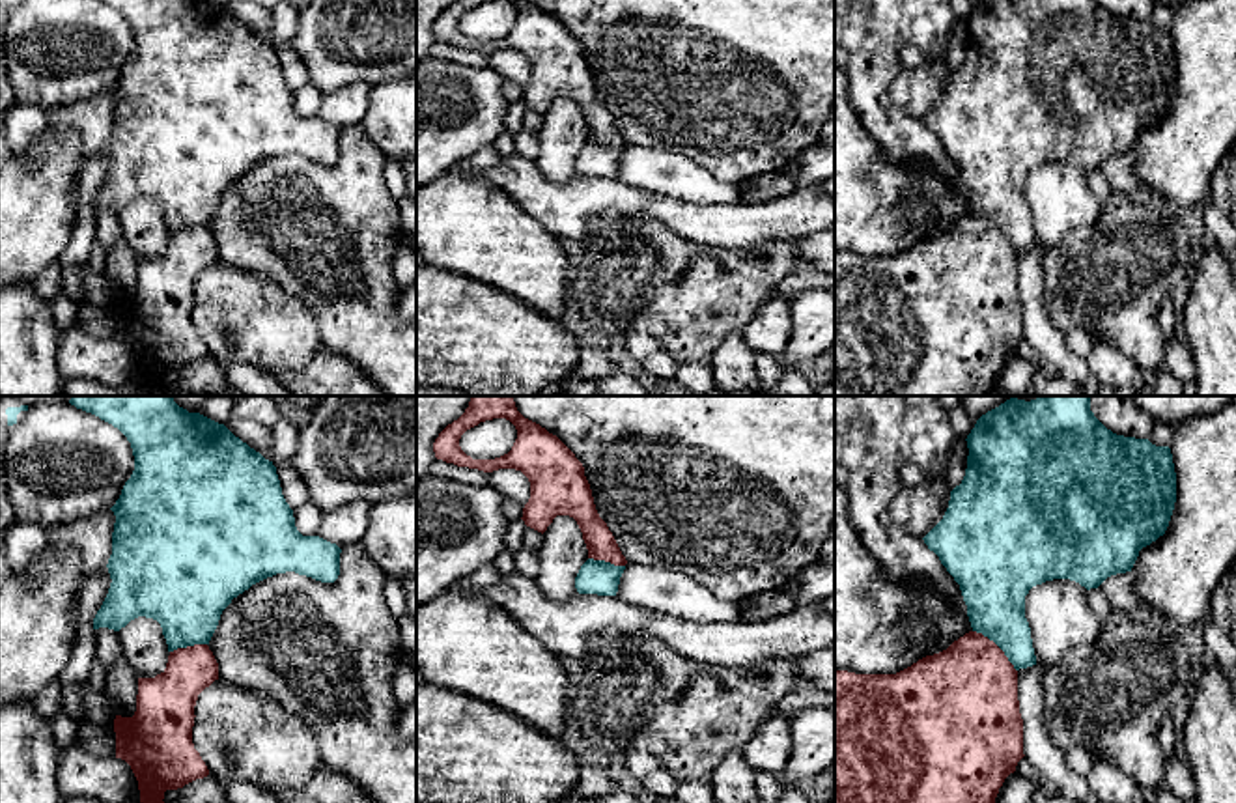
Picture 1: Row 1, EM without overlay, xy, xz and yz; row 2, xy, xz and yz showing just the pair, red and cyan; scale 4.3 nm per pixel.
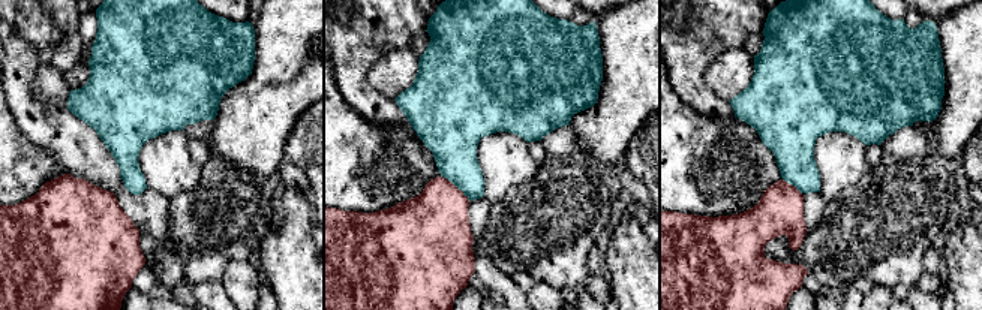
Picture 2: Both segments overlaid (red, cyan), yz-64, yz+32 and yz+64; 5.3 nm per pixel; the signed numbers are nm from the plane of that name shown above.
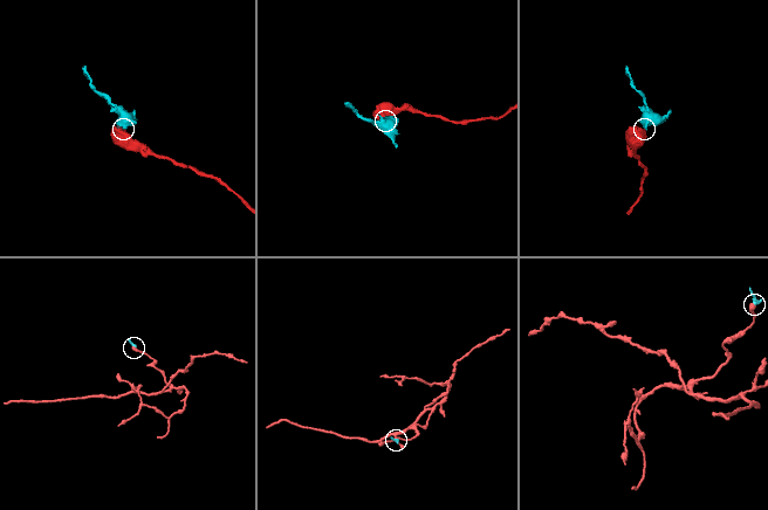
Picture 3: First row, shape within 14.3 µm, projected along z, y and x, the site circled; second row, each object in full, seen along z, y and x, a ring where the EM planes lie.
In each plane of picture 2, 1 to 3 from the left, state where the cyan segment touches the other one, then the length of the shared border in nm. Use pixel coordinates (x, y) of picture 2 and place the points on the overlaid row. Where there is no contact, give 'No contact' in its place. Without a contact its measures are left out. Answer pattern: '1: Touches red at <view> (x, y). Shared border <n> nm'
1: No contact
2: Touches red at yz+32 (455, 186). Shared border 200 nm
3: Touches red at yz+64 (790, 184). Shared border 130 nm

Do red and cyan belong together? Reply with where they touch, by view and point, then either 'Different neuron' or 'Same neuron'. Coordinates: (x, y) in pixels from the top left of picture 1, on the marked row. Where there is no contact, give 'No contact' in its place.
Touches red at yz (997, 647). Different neuron

